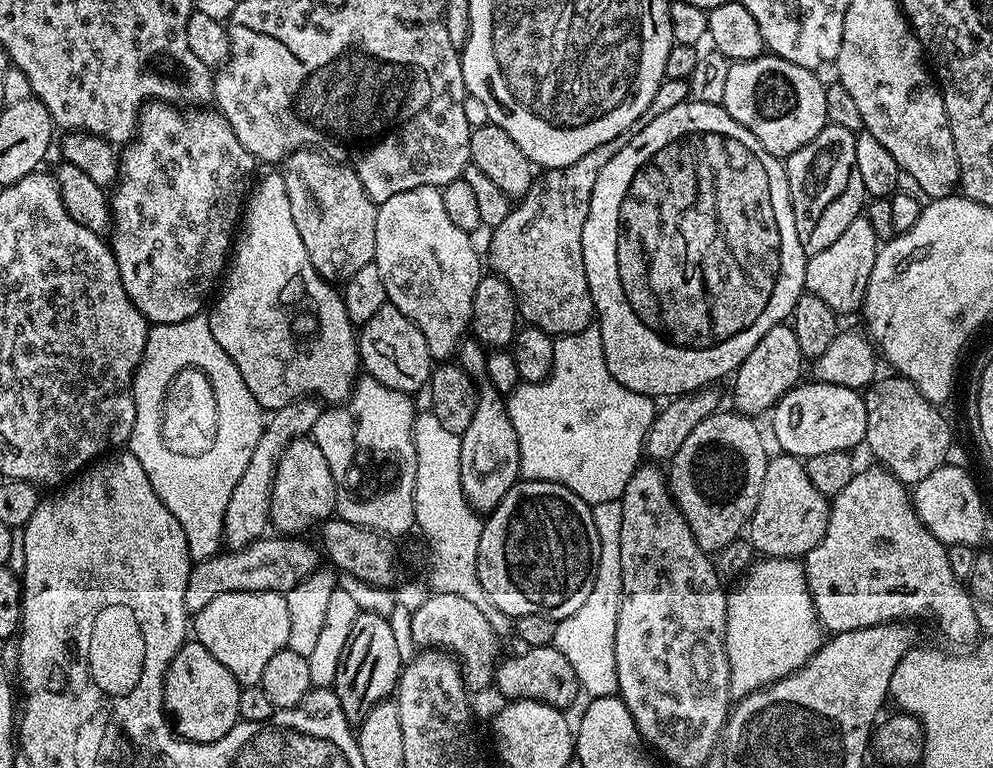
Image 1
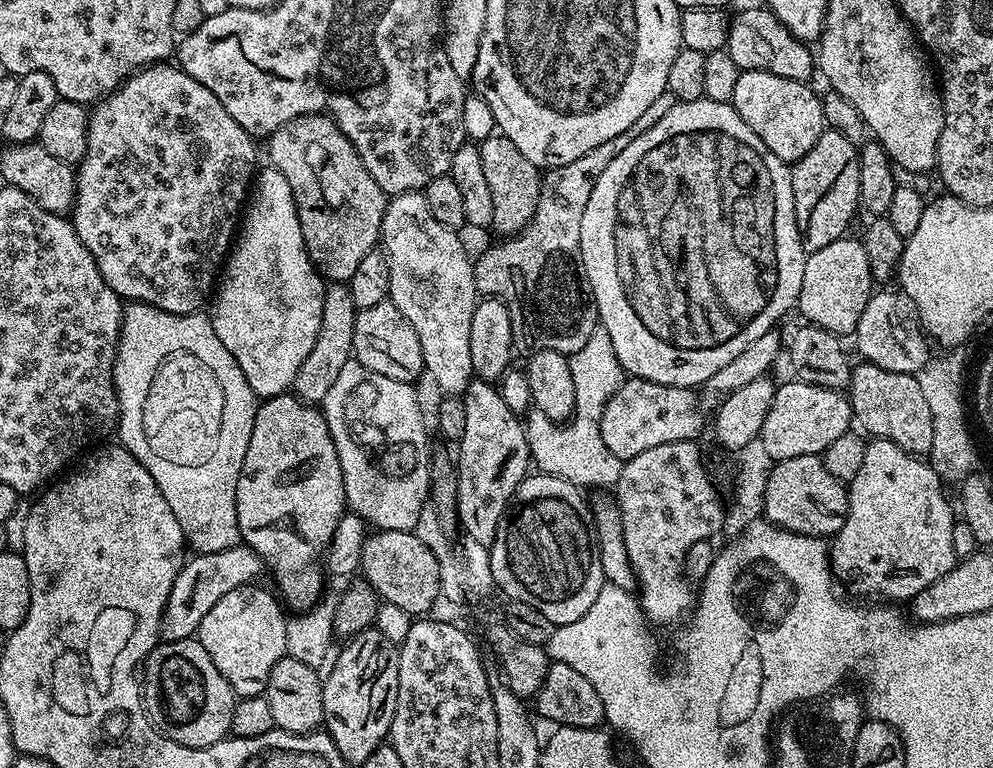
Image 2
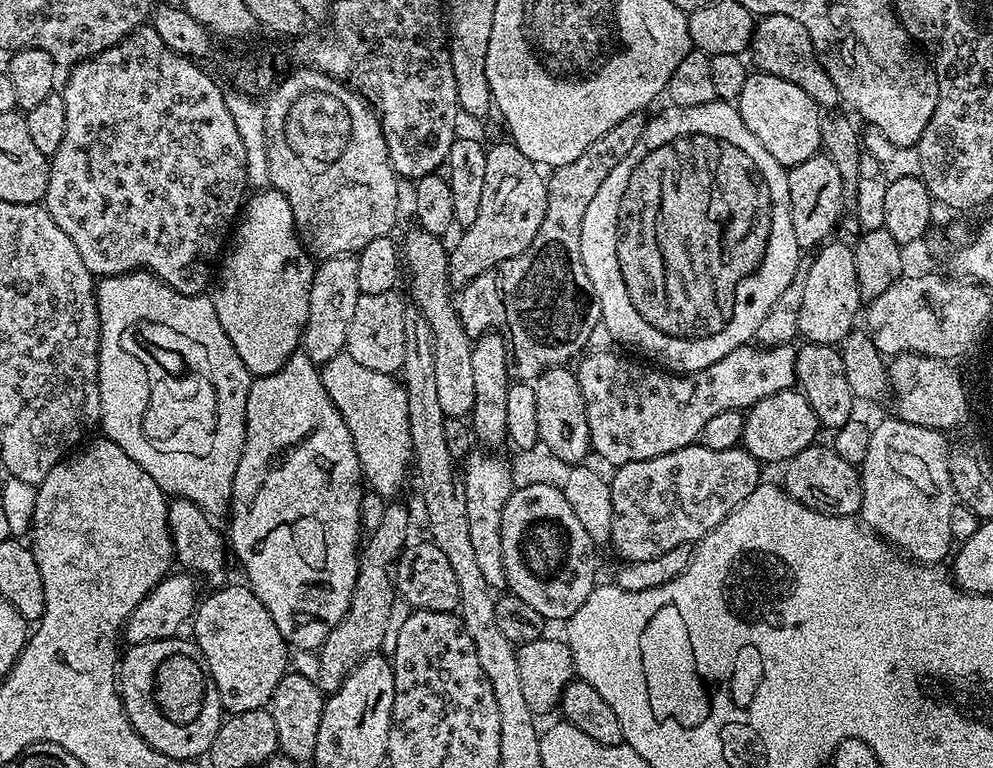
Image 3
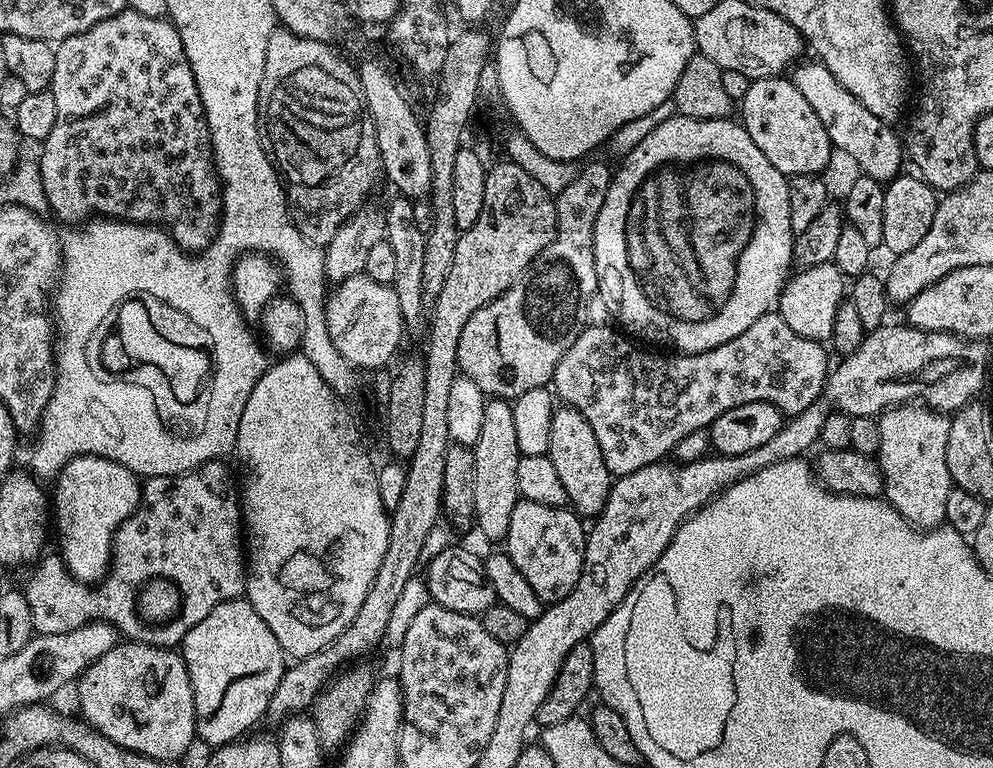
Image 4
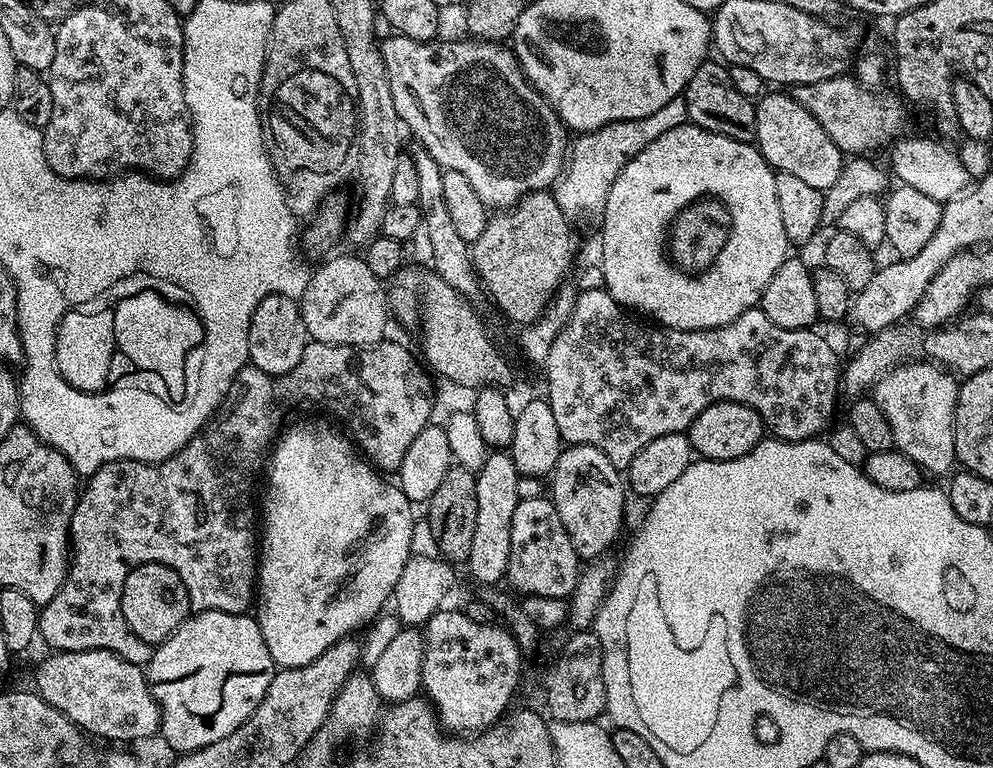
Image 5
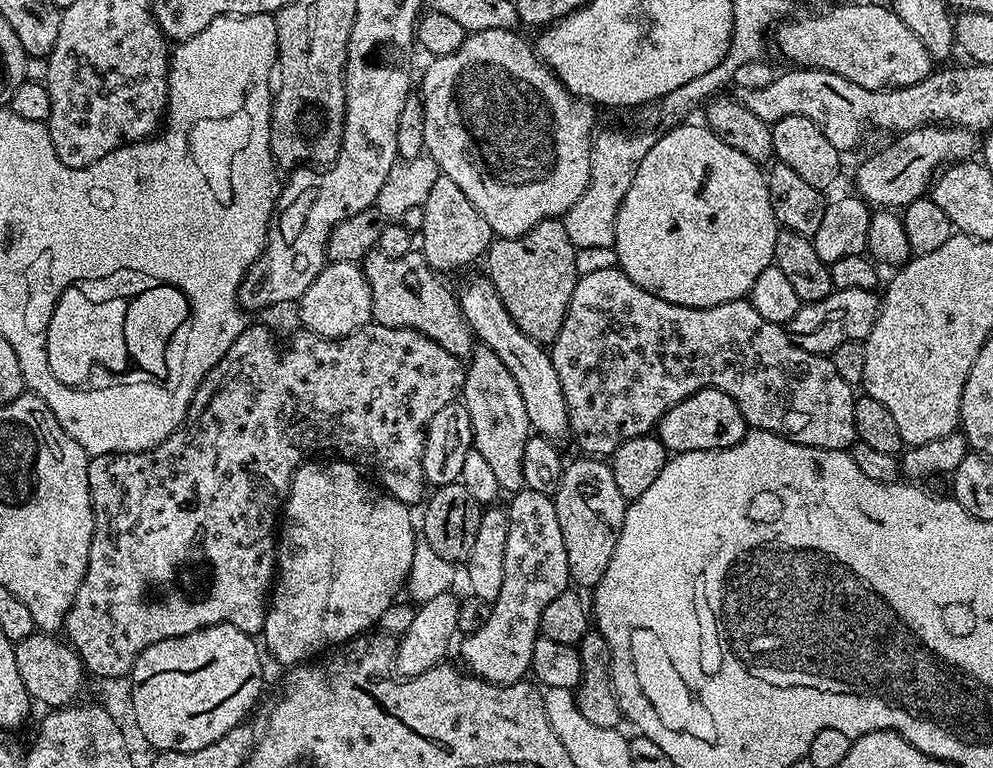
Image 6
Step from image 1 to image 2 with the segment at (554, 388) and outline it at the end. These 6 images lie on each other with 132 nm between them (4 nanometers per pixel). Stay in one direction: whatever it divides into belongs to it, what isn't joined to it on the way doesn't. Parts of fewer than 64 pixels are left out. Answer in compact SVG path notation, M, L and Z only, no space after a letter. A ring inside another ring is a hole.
M599 326L594 334L590 334L590 338L586 338L586 346L571 353L570 359L576 387L576 411L567 422L551 420L546 418L546 414L535 410L527 413L530 460L535 467L536 464L540 467L537 469L543 475L557 476L581 490L611 489L620 477L622 462L614 454L610 454L610 450L606 450L606 442L602 442L600 433L600 419L608 399L624 385L626 373L618 362L618 354L614 354L610 334L606 334L606 330Z

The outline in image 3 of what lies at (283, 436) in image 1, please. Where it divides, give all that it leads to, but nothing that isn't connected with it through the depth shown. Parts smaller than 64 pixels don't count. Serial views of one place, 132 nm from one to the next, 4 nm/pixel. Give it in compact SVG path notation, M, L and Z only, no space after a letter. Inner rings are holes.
M355 255L331 256L329 260L321 260L315 265L316 273L310 286L310 314L304 326L302 350L312 359L313 364L322 366L330 362L338 353L345 351L348 343L350 322L354 319L354 306L358 306L358 298L362 294L358 286L358 262Z

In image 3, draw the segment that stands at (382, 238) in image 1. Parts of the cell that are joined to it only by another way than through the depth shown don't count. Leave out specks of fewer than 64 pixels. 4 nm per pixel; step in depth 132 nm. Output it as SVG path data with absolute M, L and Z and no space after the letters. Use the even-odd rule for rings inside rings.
M412 226L412 229L405 234L404 240L402 239L402 264L406 269L406 284L412 287L412 300L411 303L423 314L426 318L426 322L430 322L430 330L434 330L434 379L436 380L436 389L438 389L438 399L444 411L445 417L467 417L472 411L474 406L474 370L470 363L470 354L472 353L472 345L474 343L473 337L469 336L462 322L460 321L460 314L458 311L457 301L454 299L454 289L450 281L448 281L448 254L449 249L444 248L444 240L439 236L435 236L432 233L428 233L425 228L419 226Z

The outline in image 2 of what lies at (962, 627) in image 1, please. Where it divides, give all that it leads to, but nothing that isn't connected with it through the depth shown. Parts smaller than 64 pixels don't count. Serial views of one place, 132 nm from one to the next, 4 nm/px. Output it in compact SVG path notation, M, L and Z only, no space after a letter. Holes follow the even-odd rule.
M873 439L866 447L866 458L862 458L858 474L854 474L847 485L848 515L830 544L833 573L840 577L853 572L860 576L856 580L856 588L862 595L881 596L884 602L911 601L913 596L926 590L930 582L938 582L942 574L958 563L958 557L954 554L954 504L948 501L944 487L945 481L932 469L927 459L913 456L889 440Z

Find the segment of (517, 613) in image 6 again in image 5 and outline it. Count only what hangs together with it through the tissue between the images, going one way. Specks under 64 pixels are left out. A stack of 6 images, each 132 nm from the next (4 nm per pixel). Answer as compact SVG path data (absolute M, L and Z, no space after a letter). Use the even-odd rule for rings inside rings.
M532 496L529 500L528 497L521 498L518 502L518 506L514 510L514 522L510 522L510 566L508 567L508 575L506 577L507 583L512 583L513 586L520 591L520 594L523 594L524 596L558 596L567 598L571 596L581 571L582 561L580 557L576 555L574 546L570 542L570 534L566 534L566 526L562 526L562 518L558 518L558 510L552 505L551 499L544 497L543 500L540 496ZM441 610L423 625L422 692L430 701L445 733L479 734L492 727L509 711L508 703L520 684L522 653L507 627L499 623L469 624L461 622L449 610Z

